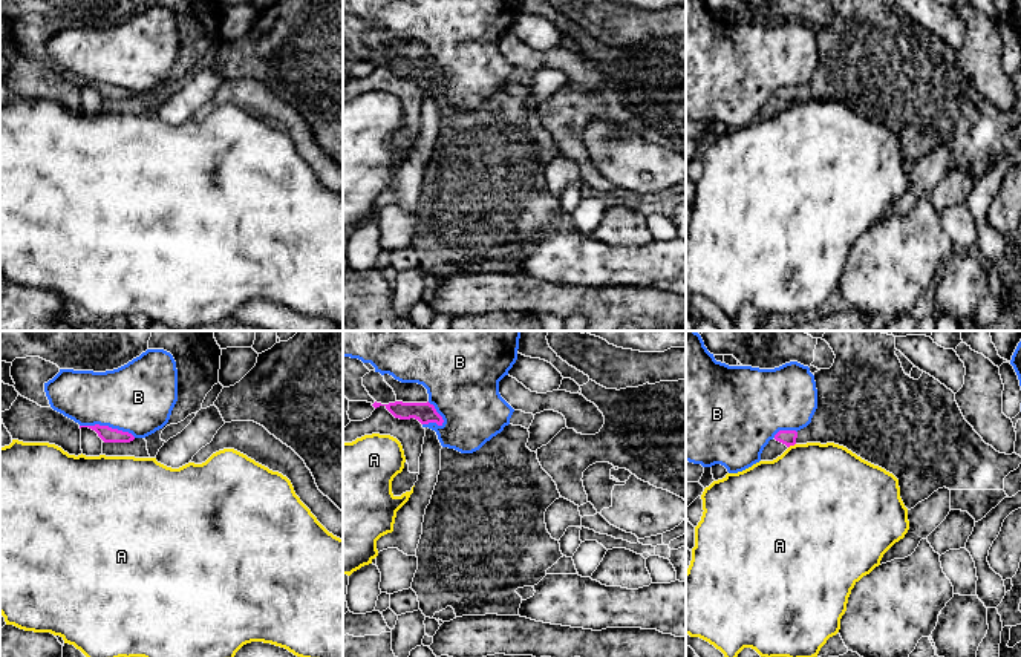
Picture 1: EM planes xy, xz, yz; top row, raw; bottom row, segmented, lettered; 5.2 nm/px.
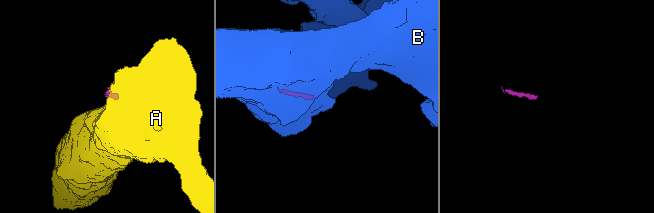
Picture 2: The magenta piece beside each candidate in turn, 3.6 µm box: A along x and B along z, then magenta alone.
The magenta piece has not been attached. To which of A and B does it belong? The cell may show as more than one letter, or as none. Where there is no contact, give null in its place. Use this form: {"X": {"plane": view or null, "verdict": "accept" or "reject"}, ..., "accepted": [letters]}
{"A": {"plane": "yz", "verdict": "reject"}, "B": {"plane": "xy", "verdict": "reject"}, "accepted": []}

